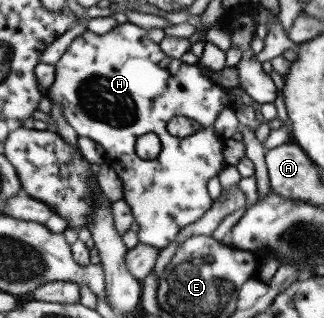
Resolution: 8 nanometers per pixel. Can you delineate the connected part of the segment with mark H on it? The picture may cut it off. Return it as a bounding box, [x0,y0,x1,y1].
[45,22,231,249]

